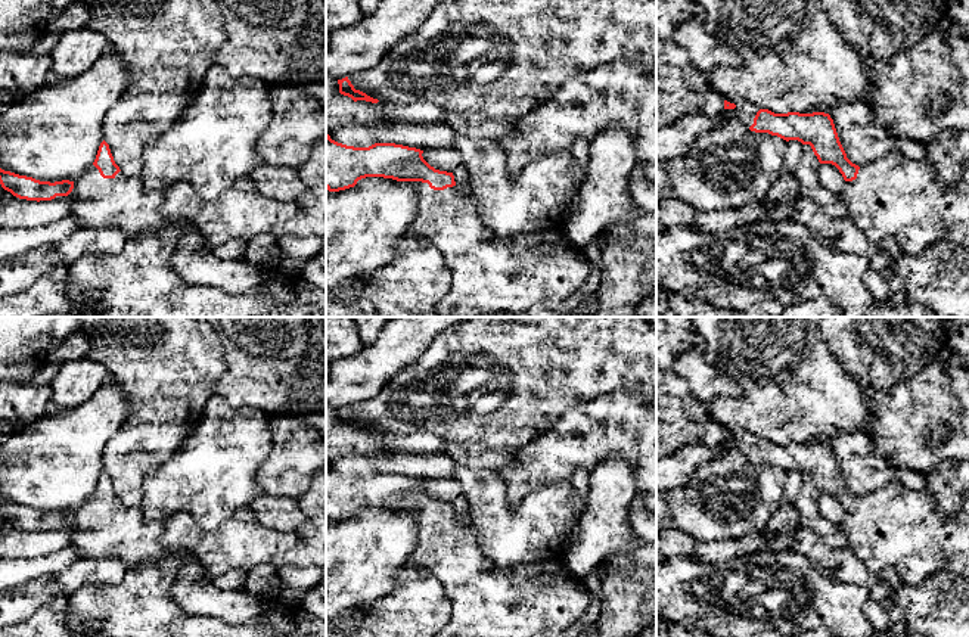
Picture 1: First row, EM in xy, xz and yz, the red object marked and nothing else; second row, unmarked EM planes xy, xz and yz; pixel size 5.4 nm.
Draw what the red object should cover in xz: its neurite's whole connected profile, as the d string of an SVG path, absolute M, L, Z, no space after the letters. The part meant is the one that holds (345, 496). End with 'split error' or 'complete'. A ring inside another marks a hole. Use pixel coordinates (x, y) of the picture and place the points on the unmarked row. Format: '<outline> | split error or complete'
M326 466L326 519L339 522L354 518L366 507L383 507L397 512L410 512L417 528L417 543L409 565L423 568L434 574L442 584L451 603L450 622L435 637L559 637L577 622L590 605L590 597L583 579L569 574L562 557L525 563L513 568L499 568L487 559L476 544L470 521L460 523L453 503L431 497L422 487L423 481L395 473L375 473L369 478L354 478L338 473Z | split error

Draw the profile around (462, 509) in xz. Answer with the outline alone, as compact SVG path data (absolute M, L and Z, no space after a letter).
M423 481L422 487L435 500L451 503L460 523L470 521L469 501L462 494L462 487L457 481Z

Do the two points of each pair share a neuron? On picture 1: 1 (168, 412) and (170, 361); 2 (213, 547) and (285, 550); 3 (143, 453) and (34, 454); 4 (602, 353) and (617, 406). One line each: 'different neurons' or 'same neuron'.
1: same neuron
2: same neuron
3: different neurons
4: different neurons

